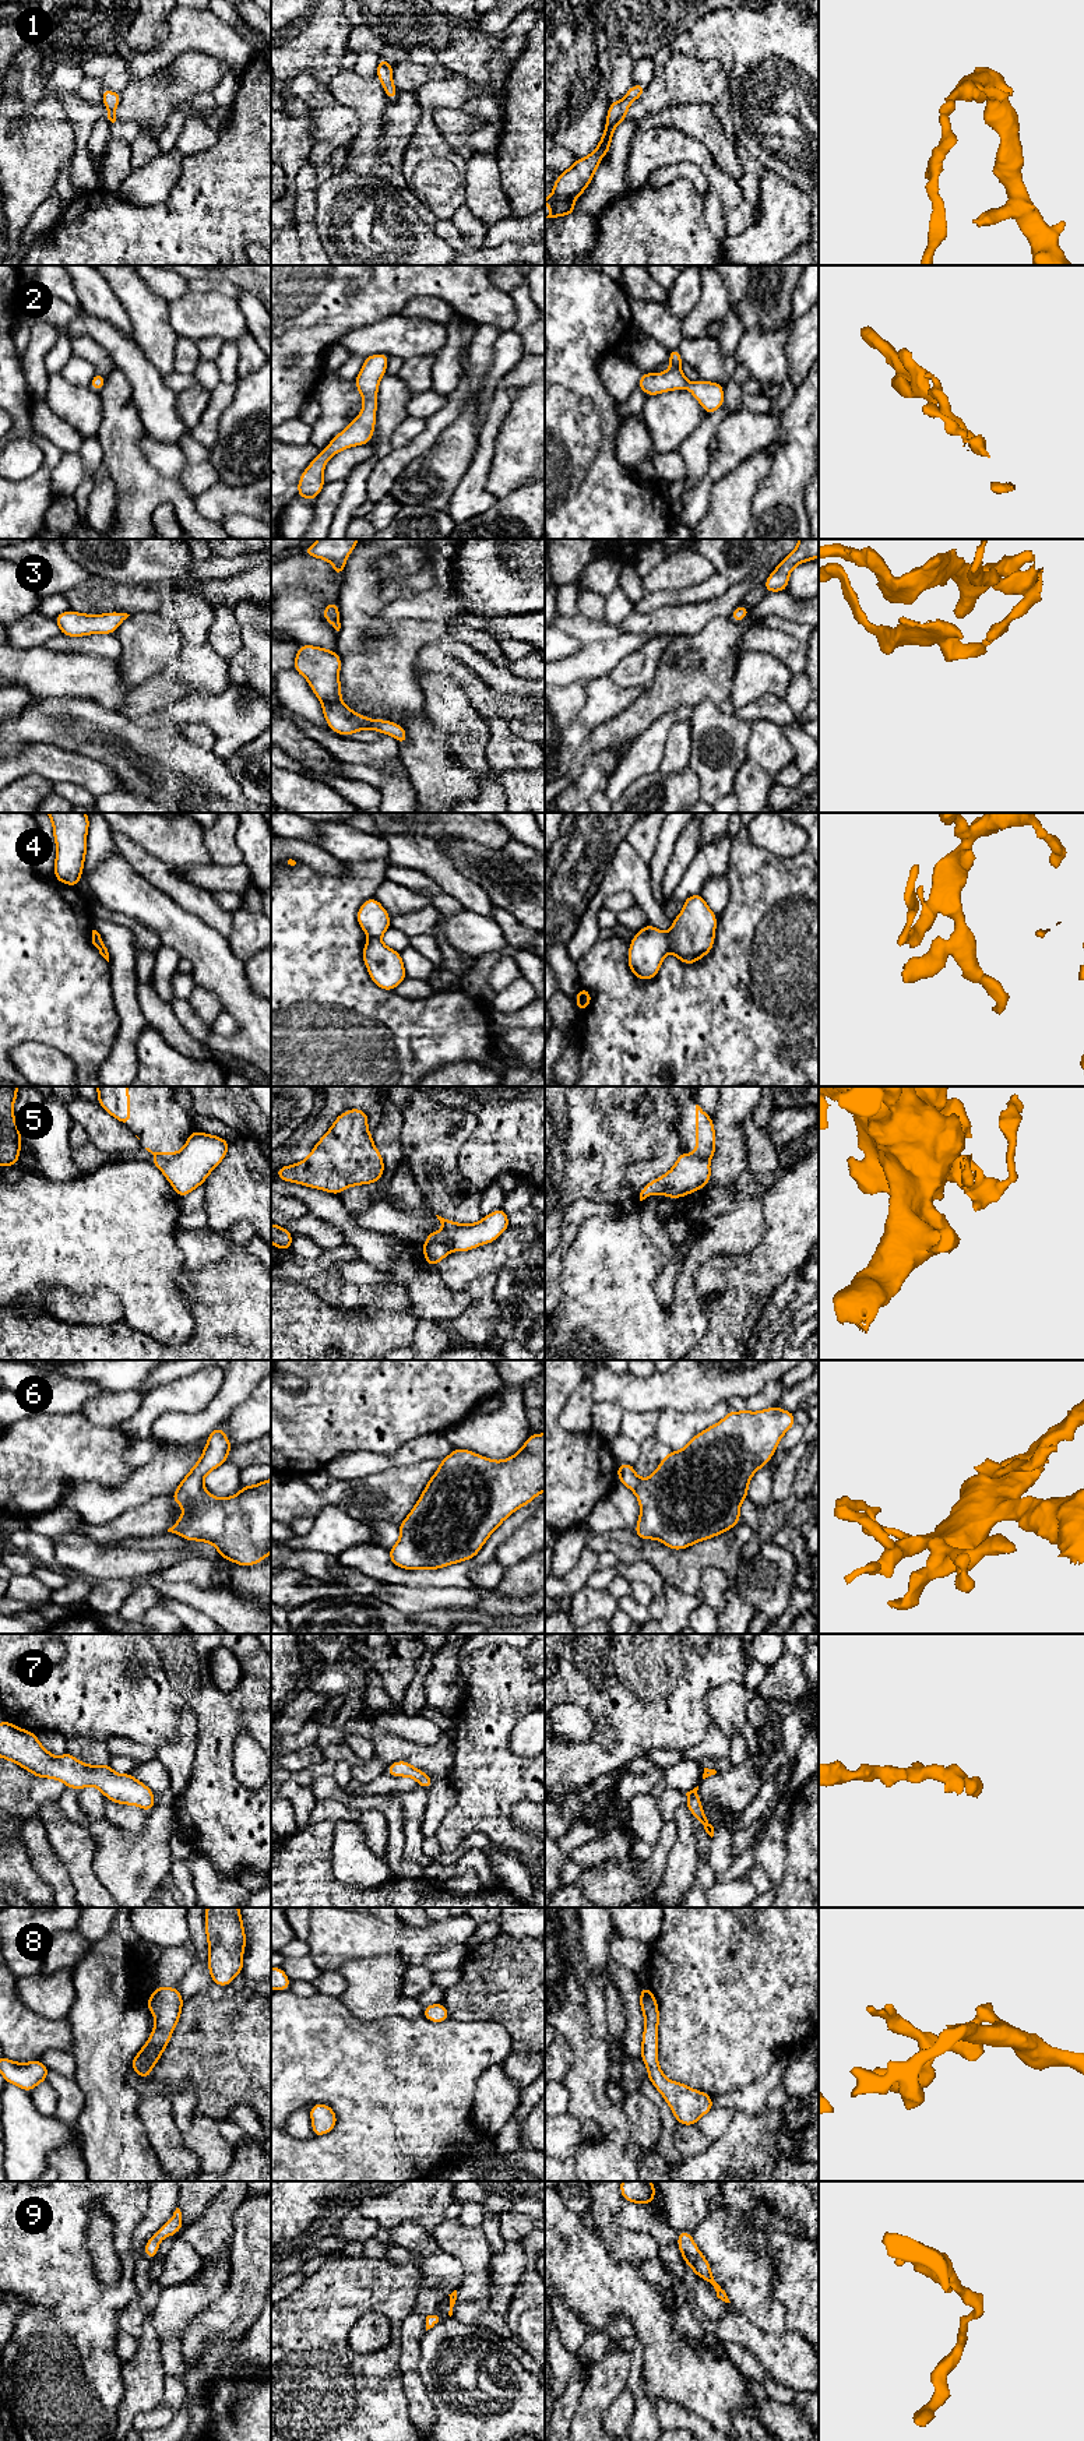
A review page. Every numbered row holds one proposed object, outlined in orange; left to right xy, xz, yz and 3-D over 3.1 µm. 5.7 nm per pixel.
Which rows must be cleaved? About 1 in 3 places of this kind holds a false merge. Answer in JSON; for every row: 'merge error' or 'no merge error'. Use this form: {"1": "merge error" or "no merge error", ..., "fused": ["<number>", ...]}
{"1": "no merge error", "2": "no merge error", "3": "no merge error", "4": "merge error", "5": "merge error", "6": "no merge error", "7": "no merge error", "8": "no merge error", "9": "no merge error", "fused": ["4", "5"]}

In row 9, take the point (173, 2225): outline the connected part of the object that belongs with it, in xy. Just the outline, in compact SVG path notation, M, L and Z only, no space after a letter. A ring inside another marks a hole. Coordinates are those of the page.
M179 2208L173 2212L172 2218L145 2243L144 2251L148 2261L156 2257L159 2243L162 2239L175 2236L183 2226L183 2216Z

